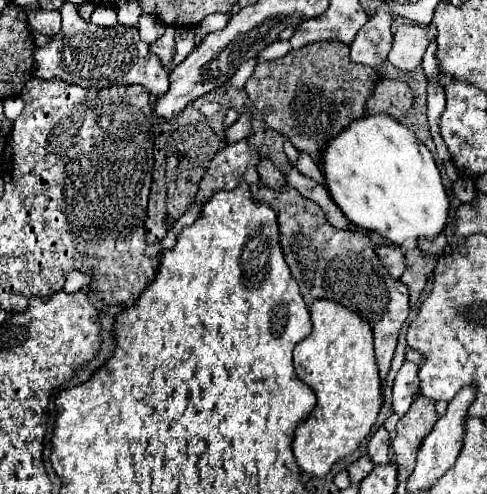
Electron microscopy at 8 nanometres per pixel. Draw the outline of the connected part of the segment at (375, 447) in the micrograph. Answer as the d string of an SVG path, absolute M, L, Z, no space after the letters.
M380 427L368 441L368 455L376 465L390 463L390 433L384 427Z

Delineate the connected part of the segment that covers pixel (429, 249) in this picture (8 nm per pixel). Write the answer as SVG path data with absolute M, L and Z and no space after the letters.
M441 233L432 242L426 241L424 239L419 239L418 245L424 256L430 257L433 255L441 254L447 246L447 240L445 234Z

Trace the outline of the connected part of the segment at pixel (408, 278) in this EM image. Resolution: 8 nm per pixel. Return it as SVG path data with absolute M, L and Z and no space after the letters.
M410 249L404 253L406 257L406 271L402 273L400 281L408 287L410 291L410 305L414 307L418 303L418 297L426 285L428 275L434 271L436 267L436 257L432 259L424 259L420 249Z

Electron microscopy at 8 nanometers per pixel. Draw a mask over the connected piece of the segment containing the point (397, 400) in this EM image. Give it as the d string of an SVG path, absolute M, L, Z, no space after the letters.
M404 361L402 369L398 371L394 379L394 389L392 389L392 411L396 415L406 415L414 395L420 391L420 379L418 379L420 367L416 363Z

